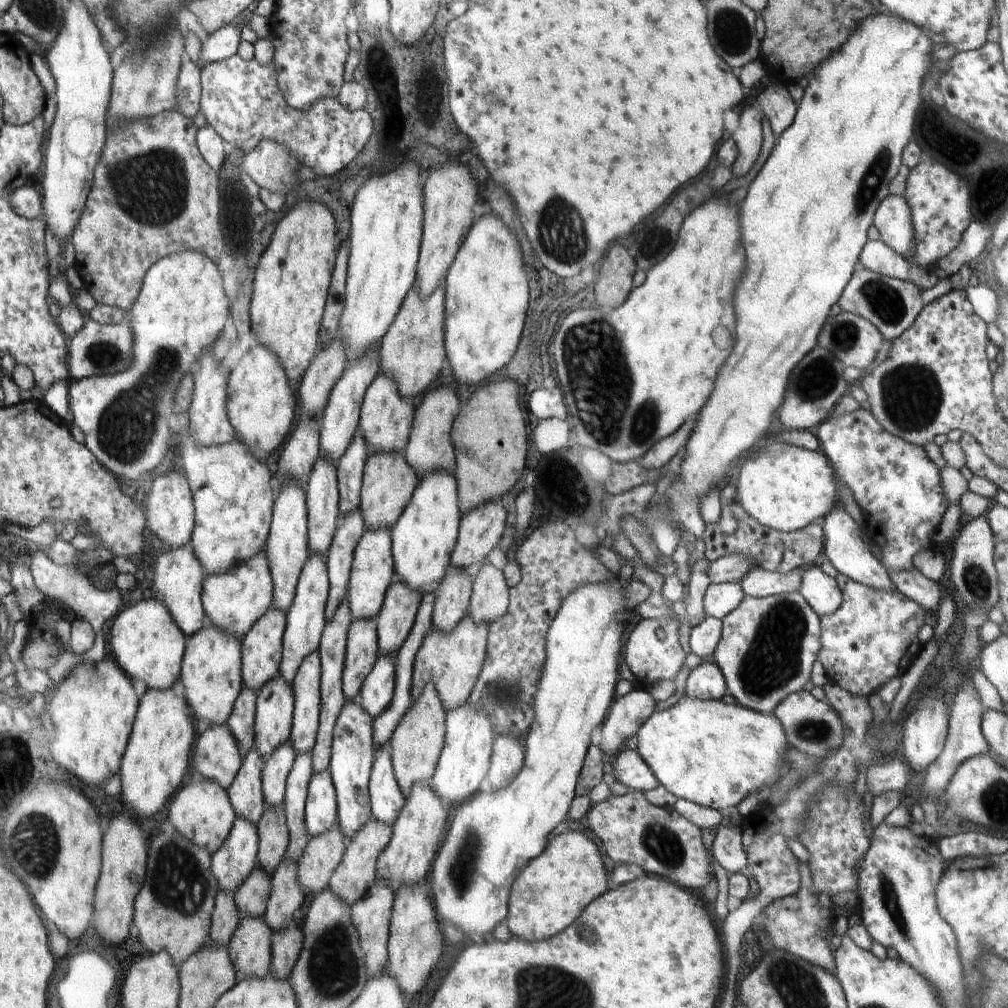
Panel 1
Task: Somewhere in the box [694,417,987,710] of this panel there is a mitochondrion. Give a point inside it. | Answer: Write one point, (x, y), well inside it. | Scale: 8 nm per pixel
(772, 659)

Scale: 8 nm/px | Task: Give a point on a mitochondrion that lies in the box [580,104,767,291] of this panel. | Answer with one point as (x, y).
(652, 244)

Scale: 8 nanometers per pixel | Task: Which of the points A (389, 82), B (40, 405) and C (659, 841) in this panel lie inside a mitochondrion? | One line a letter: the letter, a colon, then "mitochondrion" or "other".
A: mitochondrion
B: other
C: mitochondrion

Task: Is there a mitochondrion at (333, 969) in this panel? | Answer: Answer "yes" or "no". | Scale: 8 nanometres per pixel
yes

